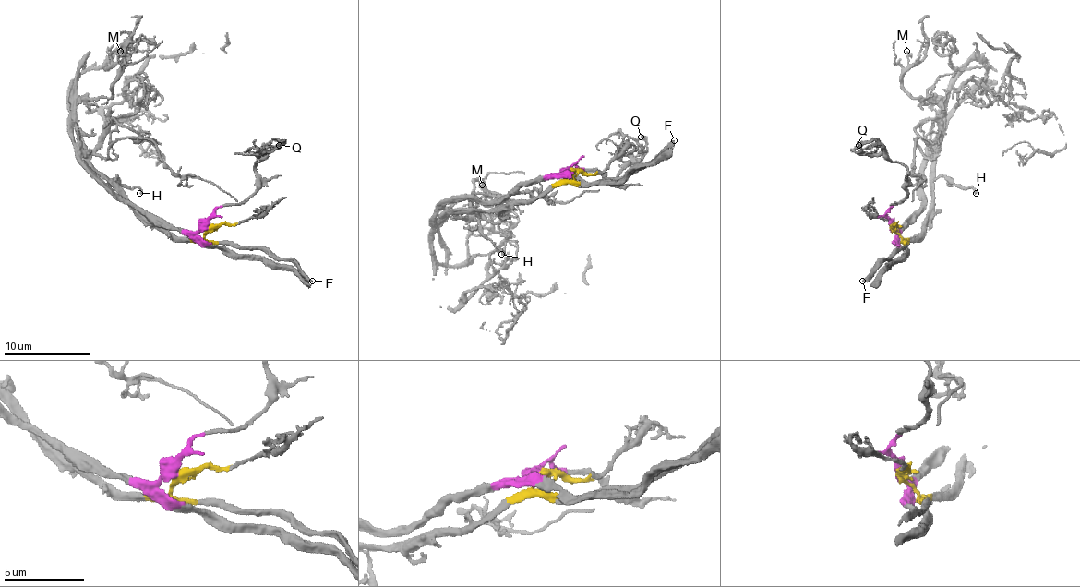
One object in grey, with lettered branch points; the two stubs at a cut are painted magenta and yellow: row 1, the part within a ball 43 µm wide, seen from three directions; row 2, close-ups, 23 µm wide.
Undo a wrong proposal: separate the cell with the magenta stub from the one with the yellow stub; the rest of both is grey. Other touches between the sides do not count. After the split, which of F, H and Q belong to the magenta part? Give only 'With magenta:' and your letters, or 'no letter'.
With magenta: Q

